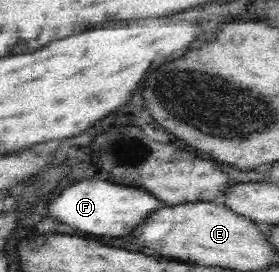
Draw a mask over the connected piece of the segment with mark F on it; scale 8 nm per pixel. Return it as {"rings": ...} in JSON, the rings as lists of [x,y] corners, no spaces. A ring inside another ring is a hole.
{"rings":[[[79,178],[65,186],[61,193],[49,200],[47,214],[61,224],[67,224],[71,228],[99,234],[99,236],[122,237],[135,226],[147,213],[163,206],[154,196],[147,195],[143,191],[121,188],[103,180],[89,180]]]}

